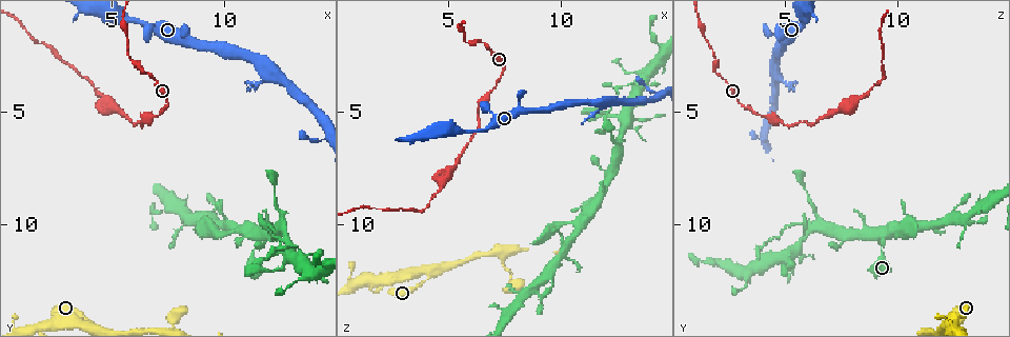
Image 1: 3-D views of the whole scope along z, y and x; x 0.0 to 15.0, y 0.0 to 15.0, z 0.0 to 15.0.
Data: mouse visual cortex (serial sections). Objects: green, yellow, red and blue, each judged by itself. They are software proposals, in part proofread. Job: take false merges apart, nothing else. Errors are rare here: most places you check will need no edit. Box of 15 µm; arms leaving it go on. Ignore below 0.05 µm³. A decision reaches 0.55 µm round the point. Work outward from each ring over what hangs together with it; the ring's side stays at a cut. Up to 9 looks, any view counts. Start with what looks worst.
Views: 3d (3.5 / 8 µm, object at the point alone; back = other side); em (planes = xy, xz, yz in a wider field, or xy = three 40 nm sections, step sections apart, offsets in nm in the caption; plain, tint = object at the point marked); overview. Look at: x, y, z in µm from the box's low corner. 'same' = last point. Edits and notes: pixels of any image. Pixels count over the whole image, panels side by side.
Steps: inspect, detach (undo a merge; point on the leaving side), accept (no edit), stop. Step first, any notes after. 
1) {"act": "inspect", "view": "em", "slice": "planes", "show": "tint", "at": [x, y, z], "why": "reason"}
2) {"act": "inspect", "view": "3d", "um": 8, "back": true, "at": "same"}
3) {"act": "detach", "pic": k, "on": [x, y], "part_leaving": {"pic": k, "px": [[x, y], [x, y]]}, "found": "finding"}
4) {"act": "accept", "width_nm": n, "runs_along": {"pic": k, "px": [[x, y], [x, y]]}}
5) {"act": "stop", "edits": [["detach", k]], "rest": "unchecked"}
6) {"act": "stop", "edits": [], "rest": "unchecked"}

{"act": "inspect", "view": "3d", "um": 8, "at": [12.6, 11.0, 3.9], "why": "sudden change in width"}

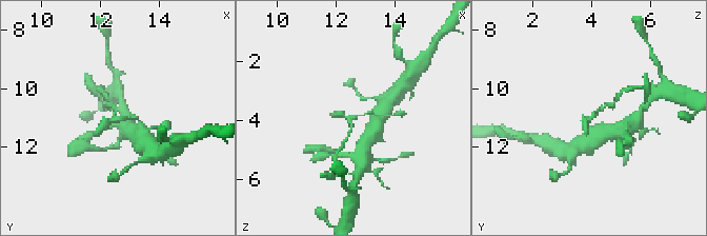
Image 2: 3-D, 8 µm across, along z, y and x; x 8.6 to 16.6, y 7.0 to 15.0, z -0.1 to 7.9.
{"act": "inspect", "view": "em", "slice": "xy", "step": 2, "show": "tint", "at": [12.6, 11.0, 3.8]}

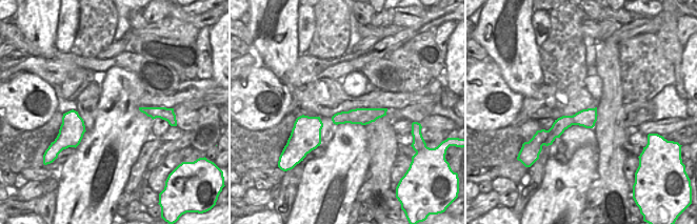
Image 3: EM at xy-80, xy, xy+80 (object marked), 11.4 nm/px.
{"act": "detach", "pic": 2, "on": [106, 121], "border": {"pic": 3, "px": [[139, 107], [150, 107], [153, 112]]}, "found": "two cells meet here"}

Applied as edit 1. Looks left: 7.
{"act": "inspect", "view": "overview", "why": "redraw"}

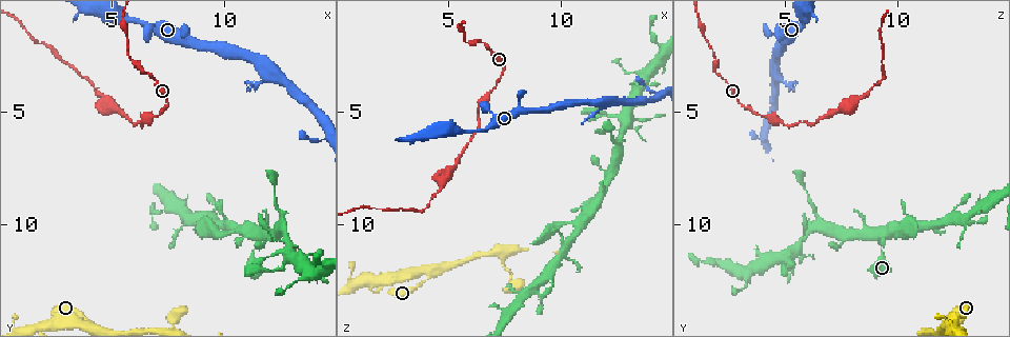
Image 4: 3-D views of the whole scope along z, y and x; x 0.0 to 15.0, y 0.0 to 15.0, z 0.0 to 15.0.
{"act": "inspect", "view": "3d", "um": 3.5, "back": true, "at": [4.2, 14.4, 12.4], "why": "sharp bend"}

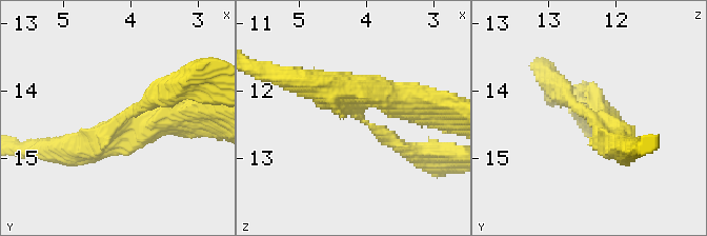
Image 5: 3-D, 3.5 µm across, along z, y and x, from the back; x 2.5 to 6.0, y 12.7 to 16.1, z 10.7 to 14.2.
{"act": "inspect", "view": "em", "slice": "xy", "step": 5, "show": "tint", "at": [4.15, 14.30, 12.45], "arms": 3, "arm_widths_nm": [200, 400, 450]}

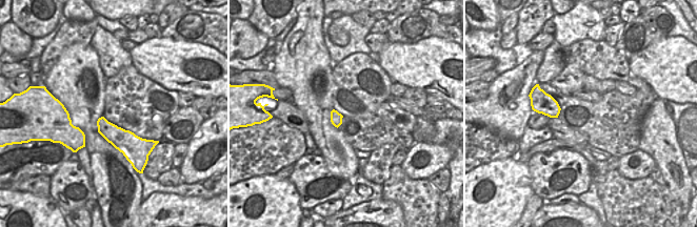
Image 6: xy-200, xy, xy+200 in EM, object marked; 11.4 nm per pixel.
{"act": "accept", "runs_along": {"pic": 5, "px": [[552, 83], [606, 119]]}, "found": "one cell here"}

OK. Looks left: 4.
{"act": "inspect", "view": "3d", "um": 3.5, "at": [1.8, 1.9, 9.3], "why": "narrows sharply"}

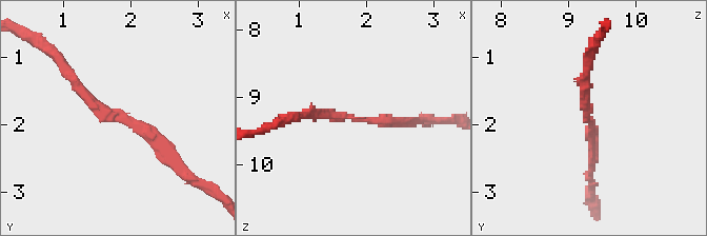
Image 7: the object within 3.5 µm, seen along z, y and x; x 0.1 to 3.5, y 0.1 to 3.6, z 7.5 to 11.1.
{"act": "accept", "runs_along": {"pic": 7, "px": [[179, 162], [68, 75]]}, "found": "all the same cell"}

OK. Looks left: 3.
{"act": "inspect", "view": "3d", "um": 3.5, "at": [7.8, 14.2, 12.8], "why": "sharp bend"}

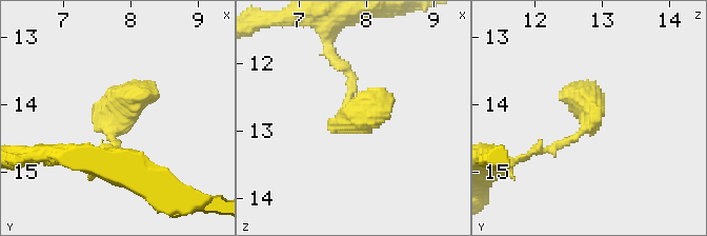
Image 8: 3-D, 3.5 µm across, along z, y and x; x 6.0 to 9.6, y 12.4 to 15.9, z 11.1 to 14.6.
{"act": "inspect", "view": "em", "slice": "xy", "step": 1, "show": "tint", "at": [7.75, 14.30, 12.75], "why": "shape alone is not enough"}

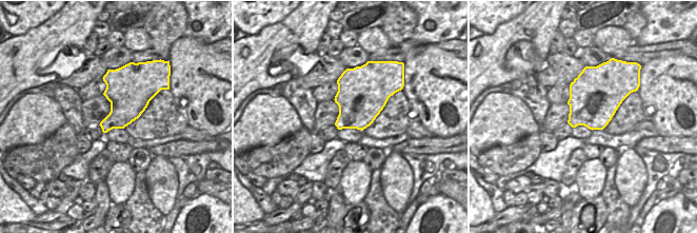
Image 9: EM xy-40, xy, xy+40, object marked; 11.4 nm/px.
{"act": "accept", "runs_along": {"pic": 8, "px": [[104, 152], [124, 106], [156, 87]]}, "found": "all the same cell"}

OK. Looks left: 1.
{"act": "stop", "edits": [["detach", 2]], "rest": "unchecked"}

